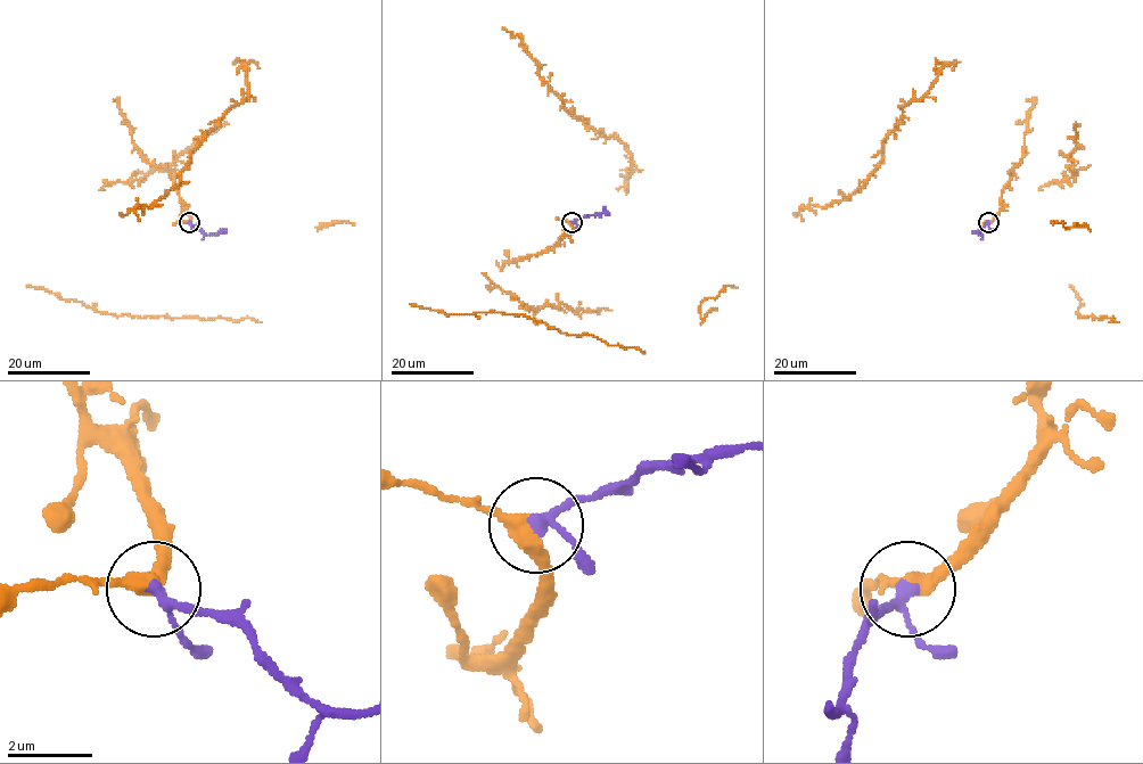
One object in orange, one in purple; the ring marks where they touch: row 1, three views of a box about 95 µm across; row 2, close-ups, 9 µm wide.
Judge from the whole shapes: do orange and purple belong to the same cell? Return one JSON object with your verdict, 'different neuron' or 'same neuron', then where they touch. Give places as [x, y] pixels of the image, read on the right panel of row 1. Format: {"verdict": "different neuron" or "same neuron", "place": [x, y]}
{"verdict": "same neuron", "place": [988, 222]}

